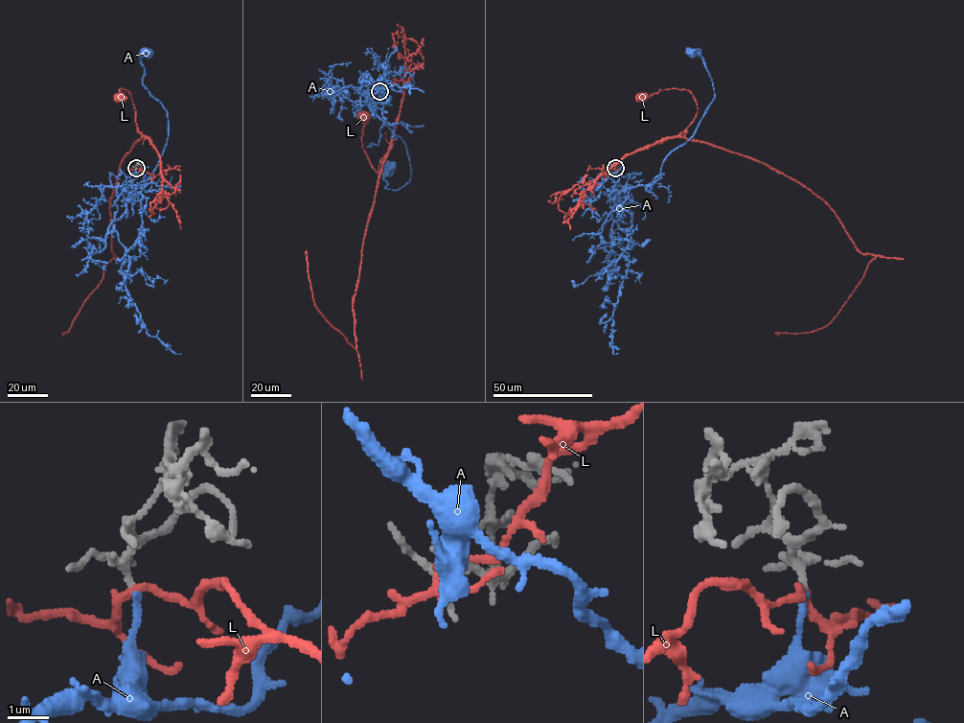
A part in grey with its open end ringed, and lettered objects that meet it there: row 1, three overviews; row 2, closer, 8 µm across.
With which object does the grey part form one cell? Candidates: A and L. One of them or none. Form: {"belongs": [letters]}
{"belongs": ["A"]}

